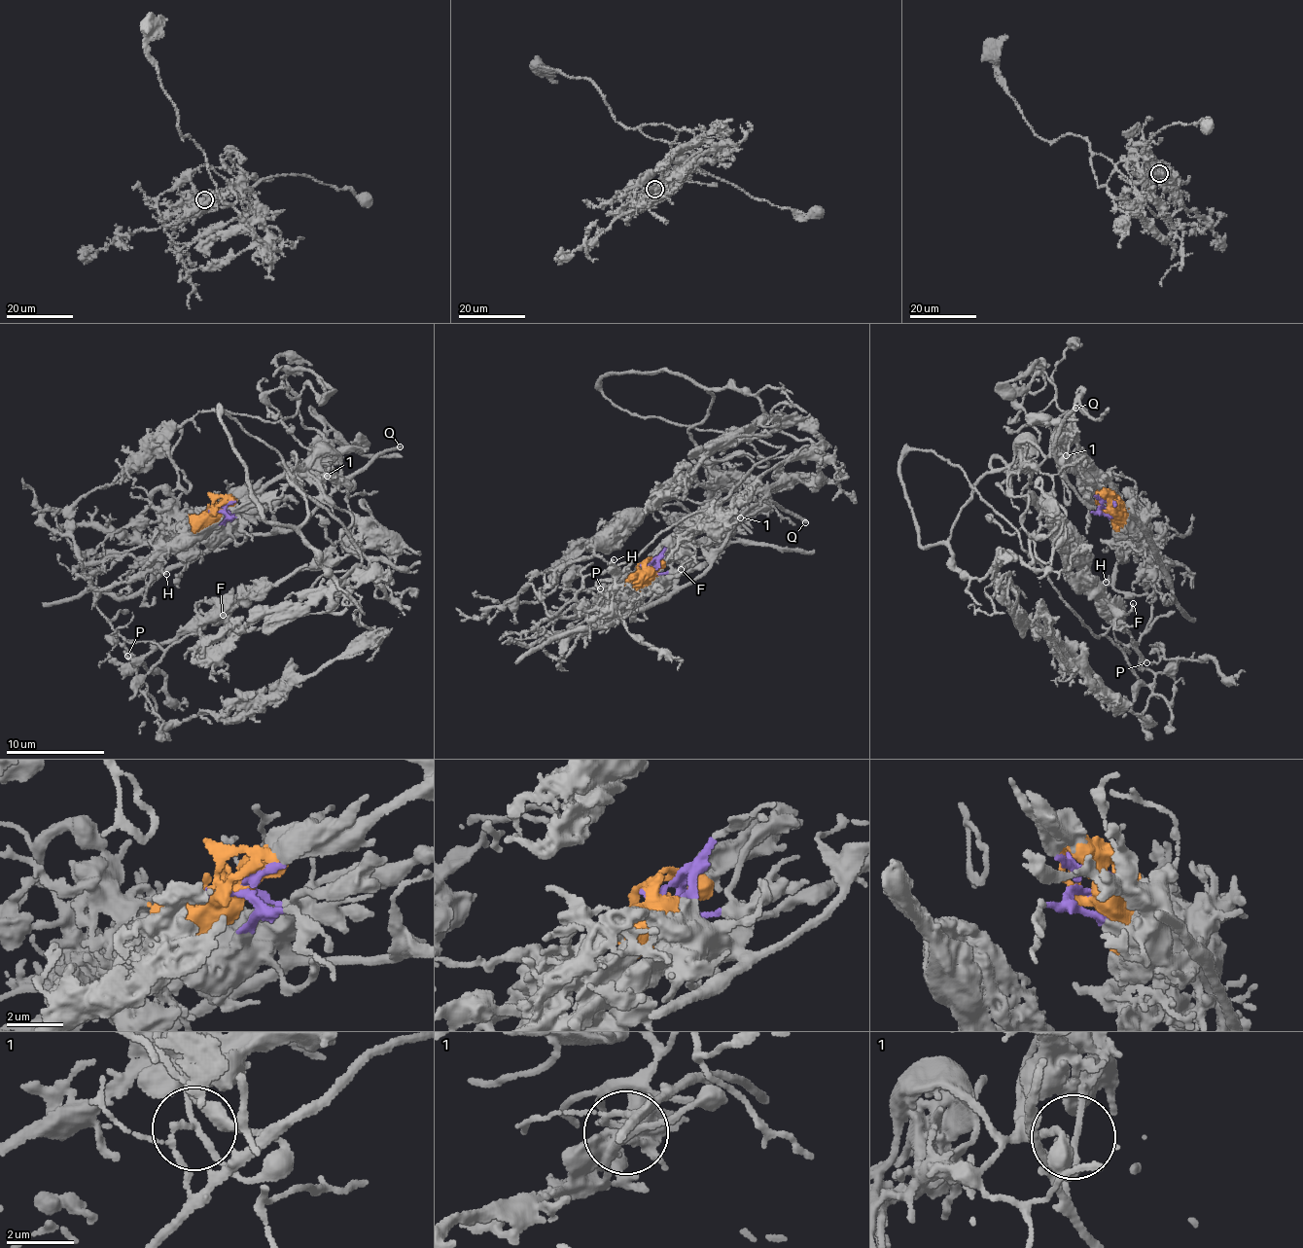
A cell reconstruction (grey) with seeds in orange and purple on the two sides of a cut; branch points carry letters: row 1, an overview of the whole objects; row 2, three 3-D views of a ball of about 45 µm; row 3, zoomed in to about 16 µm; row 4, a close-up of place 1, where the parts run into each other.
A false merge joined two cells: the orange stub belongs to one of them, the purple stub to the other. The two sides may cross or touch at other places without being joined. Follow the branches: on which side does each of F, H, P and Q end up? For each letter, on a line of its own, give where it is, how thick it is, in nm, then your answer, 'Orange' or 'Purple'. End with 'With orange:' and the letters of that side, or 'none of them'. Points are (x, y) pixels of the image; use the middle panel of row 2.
F: Place: (681, 569). Thickness 170 nm. Orange
H: Place: (614, 559). Thickness 200 nm. Orange
P: Place: (600, 588). Thickness 160 nm. Orange
Q: Place: (805, 522). Thickness 280 nm. Purple
With orange: F, H, P

